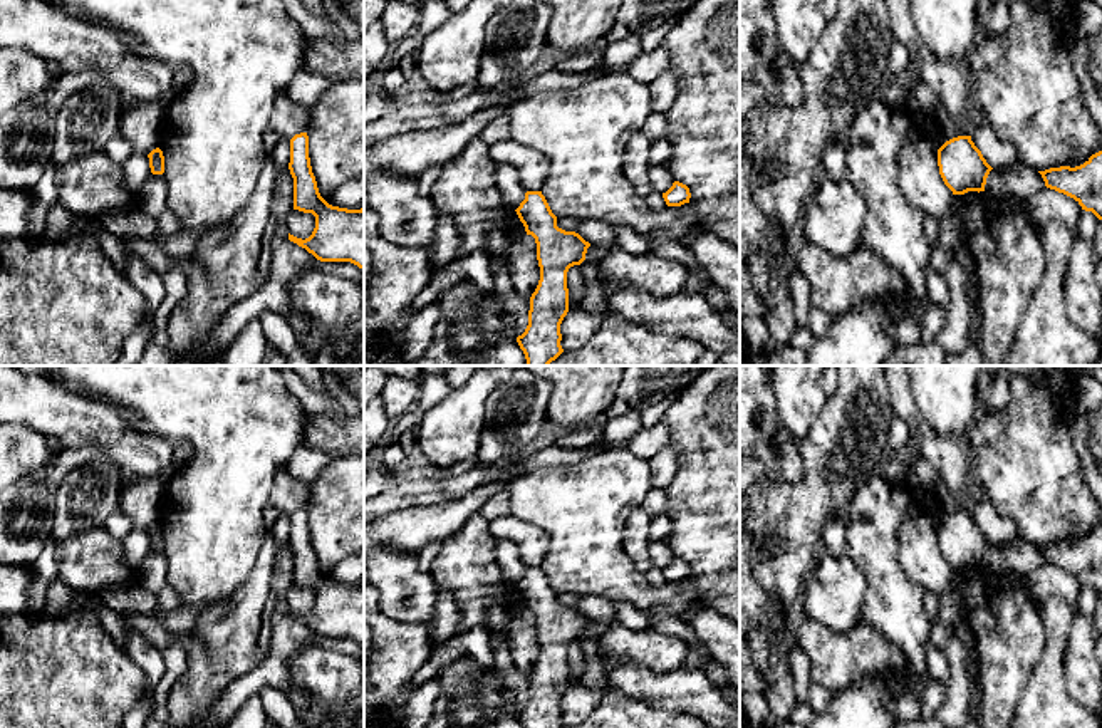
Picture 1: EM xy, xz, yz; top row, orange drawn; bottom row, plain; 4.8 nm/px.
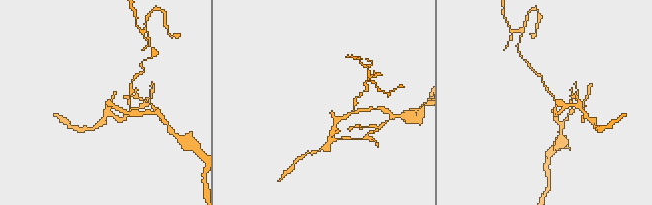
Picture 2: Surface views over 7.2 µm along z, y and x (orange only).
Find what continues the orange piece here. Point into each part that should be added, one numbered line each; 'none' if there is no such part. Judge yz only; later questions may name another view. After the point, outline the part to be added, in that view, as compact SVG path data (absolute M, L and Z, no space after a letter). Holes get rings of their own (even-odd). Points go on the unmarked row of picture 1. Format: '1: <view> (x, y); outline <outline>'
none

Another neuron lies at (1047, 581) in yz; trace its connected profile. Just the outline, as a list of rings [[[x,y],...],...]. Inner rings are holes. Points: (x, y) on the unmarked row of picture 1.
[[[1050,564],[1025,574],[1023,582],[1038,606],[1053,595],[1075,606],[1084,587],[1079,577]]]

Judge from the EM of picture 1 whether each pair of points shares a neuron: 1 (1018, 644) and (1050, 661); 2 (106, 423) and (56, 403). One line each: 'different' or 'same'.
1: different
2: same

